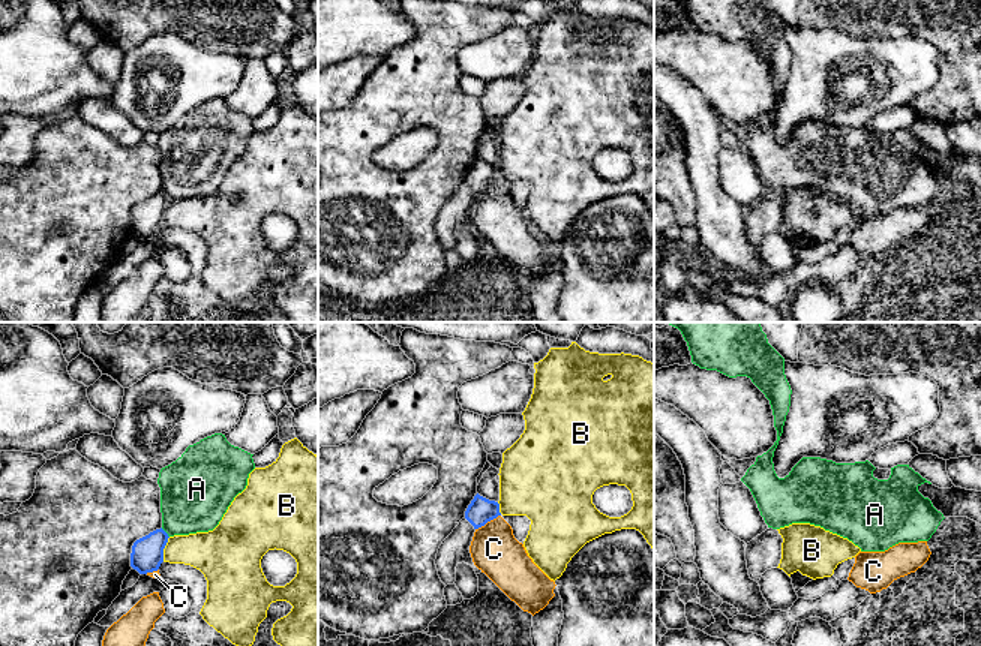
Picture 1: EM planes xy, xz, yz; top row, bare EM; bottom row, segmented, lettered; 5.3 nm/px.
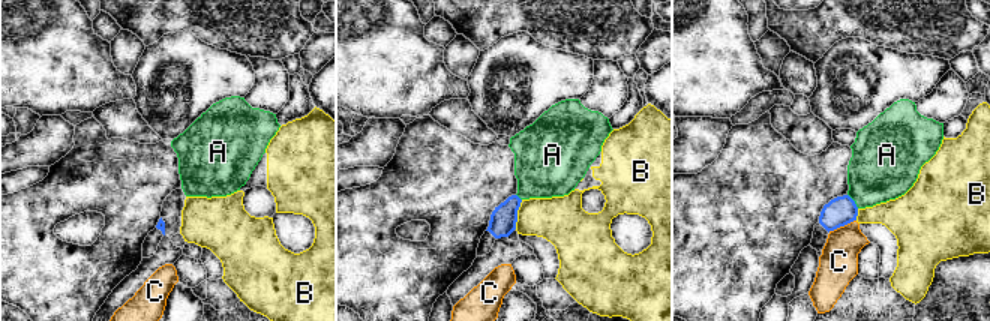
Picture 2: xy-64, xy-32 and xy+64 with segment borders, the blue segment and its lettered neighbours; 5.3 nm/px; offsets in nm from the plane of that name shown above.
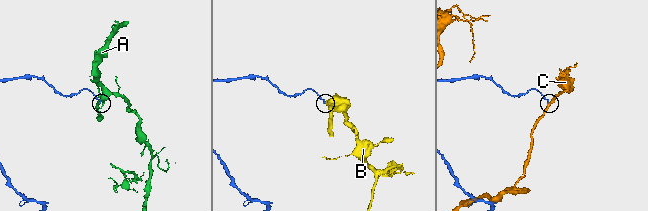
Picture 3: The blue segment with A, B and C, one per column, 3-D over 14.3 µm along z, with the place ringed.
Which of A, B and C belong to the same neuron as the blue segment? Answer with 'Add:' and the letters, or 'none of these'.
Add: none of these

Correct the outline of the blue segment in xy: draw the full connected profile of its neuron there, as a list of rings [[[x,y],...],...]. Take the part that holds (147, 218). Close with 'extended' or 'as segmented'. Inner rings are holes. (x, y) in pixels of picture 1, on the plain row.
[[[160,192],[136,204],[132,210],[130,231],[140,238],[158,235],[164,226],[168,198]]]; as segmented

